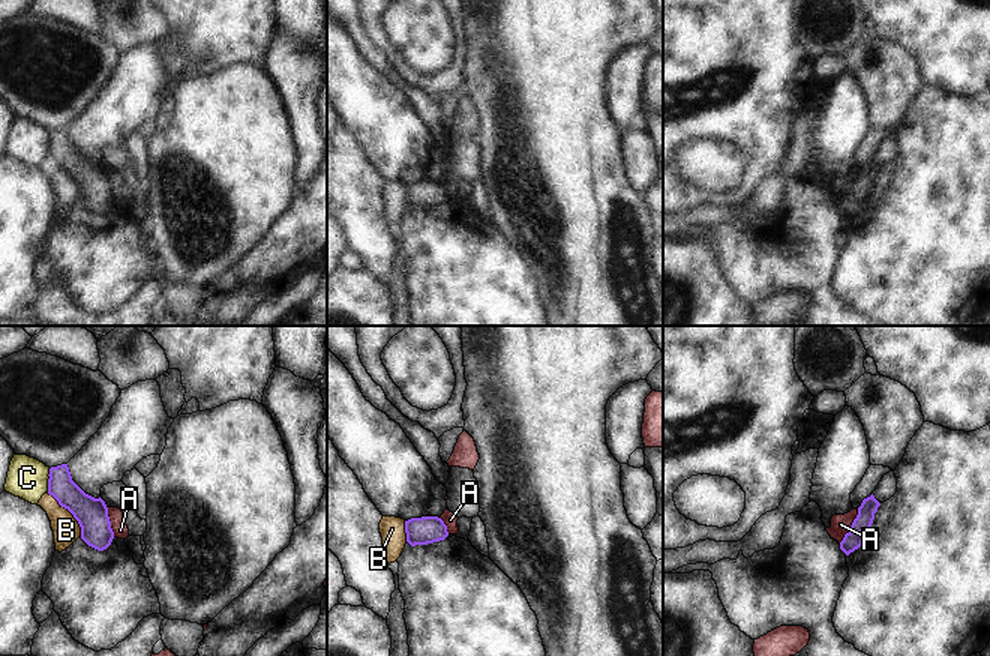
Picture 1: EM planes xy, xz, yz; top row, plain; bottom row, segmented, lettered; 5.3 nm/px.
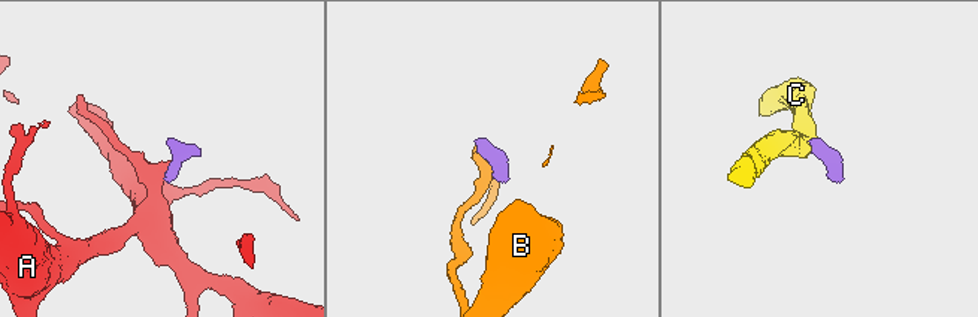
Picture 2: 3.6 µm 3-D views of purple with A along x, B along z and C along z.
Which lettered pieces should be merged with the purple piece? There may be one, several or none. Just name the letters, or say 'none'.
none

